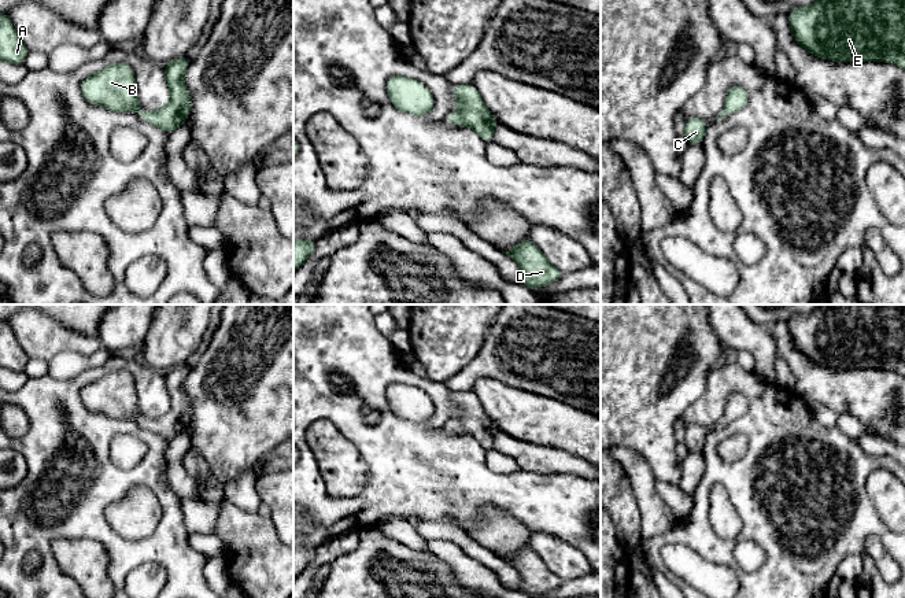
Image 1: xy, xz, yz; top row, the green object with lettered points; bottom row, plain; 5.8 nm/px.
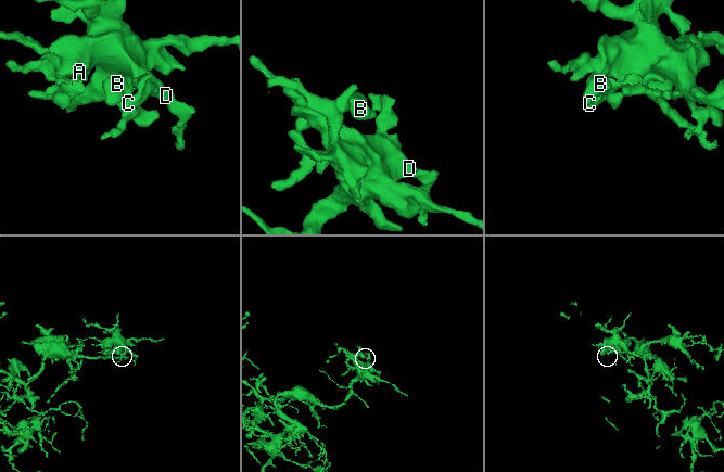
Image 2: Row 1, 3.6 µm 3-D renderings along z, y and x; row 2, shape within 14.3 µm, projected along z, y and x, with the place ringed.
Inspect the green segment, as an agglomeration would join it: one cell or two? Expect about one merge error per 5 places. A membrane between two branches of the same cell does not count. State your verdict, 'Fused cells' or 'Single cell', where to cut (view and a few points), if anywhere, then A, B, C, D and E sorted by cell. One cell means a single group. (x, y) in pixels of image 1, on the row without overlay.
Single cell. No split. Groups: A B C D E

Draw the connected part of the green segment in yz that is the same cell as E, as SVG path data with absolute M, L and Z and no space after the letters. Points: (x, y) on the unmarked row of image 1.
M819 304L812 314L798 314L788 321L791 340L809 361L832 369L889 369L905 379L905 304Z

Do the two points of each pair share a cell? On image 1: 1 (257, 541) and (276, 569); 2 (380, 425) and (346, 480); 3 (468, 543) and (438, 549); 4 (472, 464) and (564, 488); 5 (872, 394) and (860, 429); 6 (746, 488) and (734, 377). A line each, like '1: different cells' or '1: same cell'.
1: same cell
2: different cells
3: different cells
4: same cell
5: different cells
6: same cell

